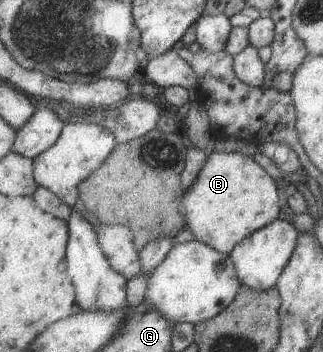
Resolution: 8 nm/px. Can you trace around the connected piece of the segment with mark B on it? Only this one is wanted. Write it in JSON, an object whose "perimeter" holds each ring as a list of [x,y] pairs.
{"perimeter":[[[211,151],[198,176],[183,191],[183,212],[194,238],[228,255],[250,232],[279,216],[279,192],[275,180],[251,156]]]}

